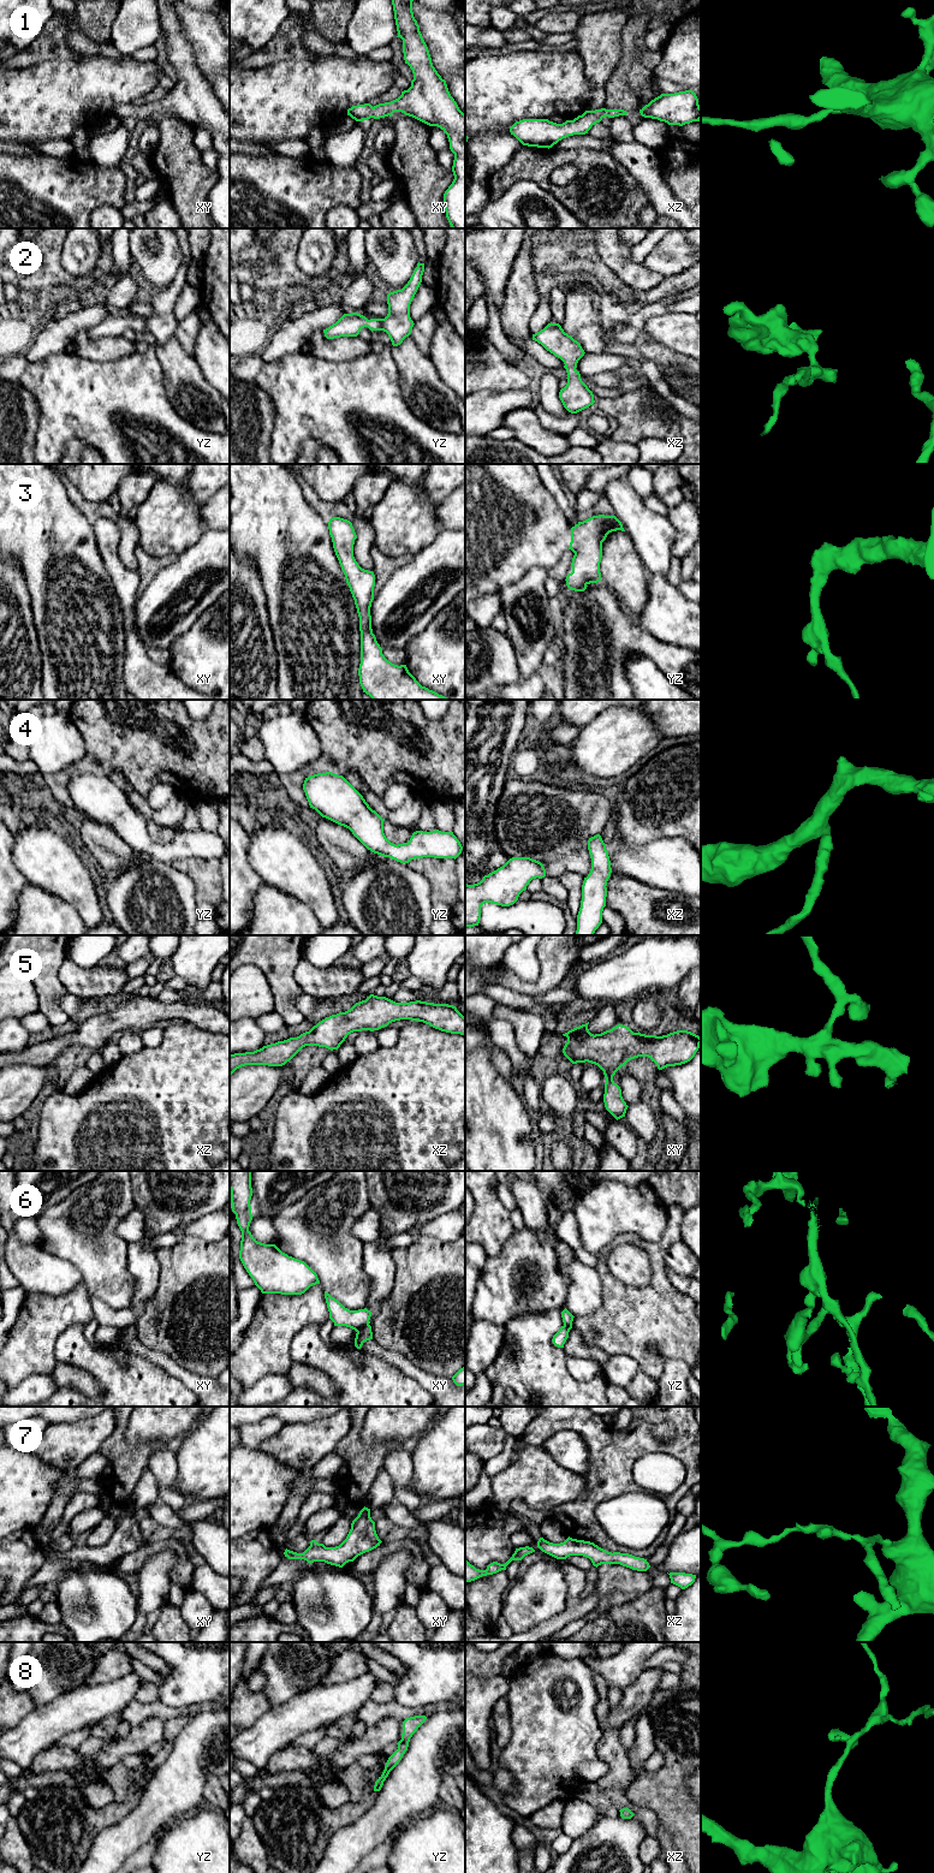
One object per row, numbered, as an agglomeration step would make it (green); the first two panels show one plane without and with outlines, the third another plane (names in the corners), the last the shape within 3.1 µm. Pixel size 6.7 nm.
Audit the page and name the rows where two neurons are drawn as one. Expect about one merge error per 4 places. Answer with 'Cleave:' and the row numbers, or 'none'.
Cleave: 6

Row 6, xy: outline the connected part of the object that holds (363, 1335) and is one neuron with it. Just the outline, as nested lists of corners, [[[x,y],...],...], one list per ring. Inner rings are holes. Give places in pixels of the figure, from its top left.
[[[368,1325],[361,1328],[359,1331],[357,1331],[356,1338],[355,1338],[355,1346],[357,1349],[361,1349],[363,1343],[370,1339],[373,1339],[373,1332],[371,1332],[371,1326]]]

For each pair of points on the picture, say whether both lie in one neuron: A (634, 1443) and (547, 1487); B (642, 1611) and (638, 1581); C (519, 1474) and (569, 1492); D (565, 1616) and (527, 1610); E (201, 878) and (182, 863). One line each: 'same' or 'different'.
A: different
B: different
C: same
D: different
E: same

